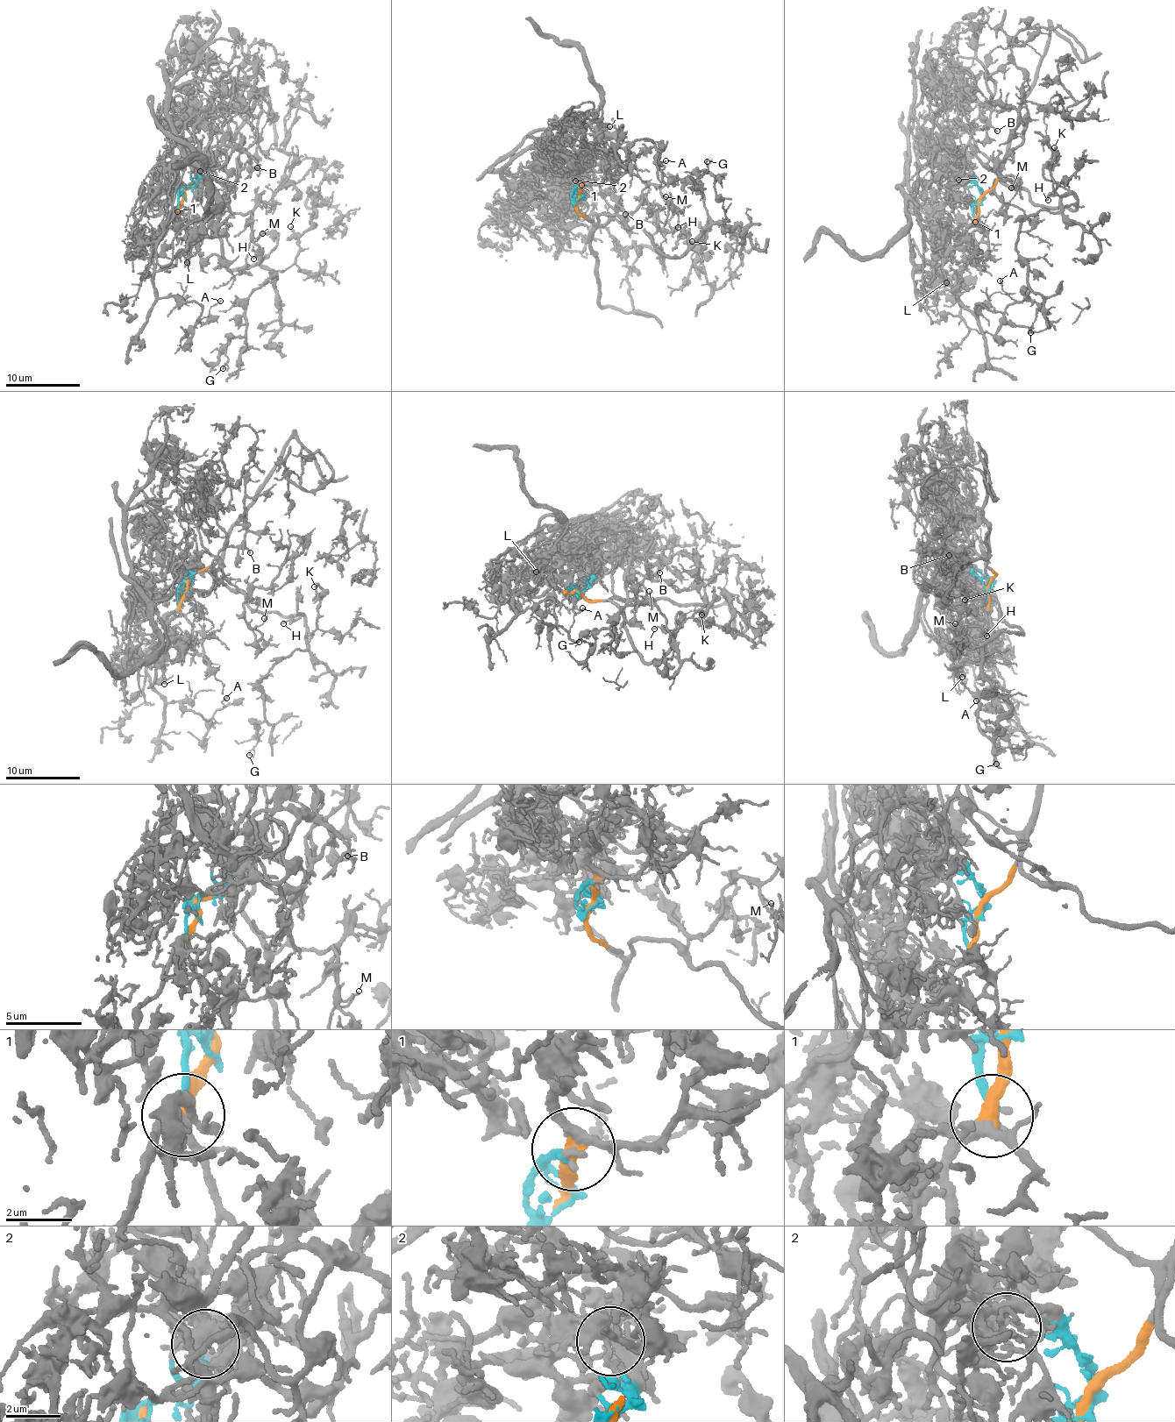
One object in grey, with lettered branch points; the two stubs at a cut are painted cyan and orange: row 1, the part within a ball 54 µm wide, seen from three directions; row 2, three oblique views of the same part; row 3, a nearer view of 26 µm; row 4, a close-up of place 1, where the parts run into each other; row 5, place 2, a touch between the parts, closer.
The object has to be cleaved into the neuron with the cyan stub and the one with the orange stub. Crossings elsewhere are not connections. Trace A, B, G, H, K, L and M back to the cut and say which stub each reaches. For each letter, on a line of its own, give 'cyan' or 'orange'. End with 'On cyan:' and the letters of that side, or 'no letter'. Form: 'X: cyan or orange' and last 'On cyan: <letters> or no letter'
A: orange
B: orange
G: orange
H: orange
K: orange
L: cyan
M: orange
On cyan: L

